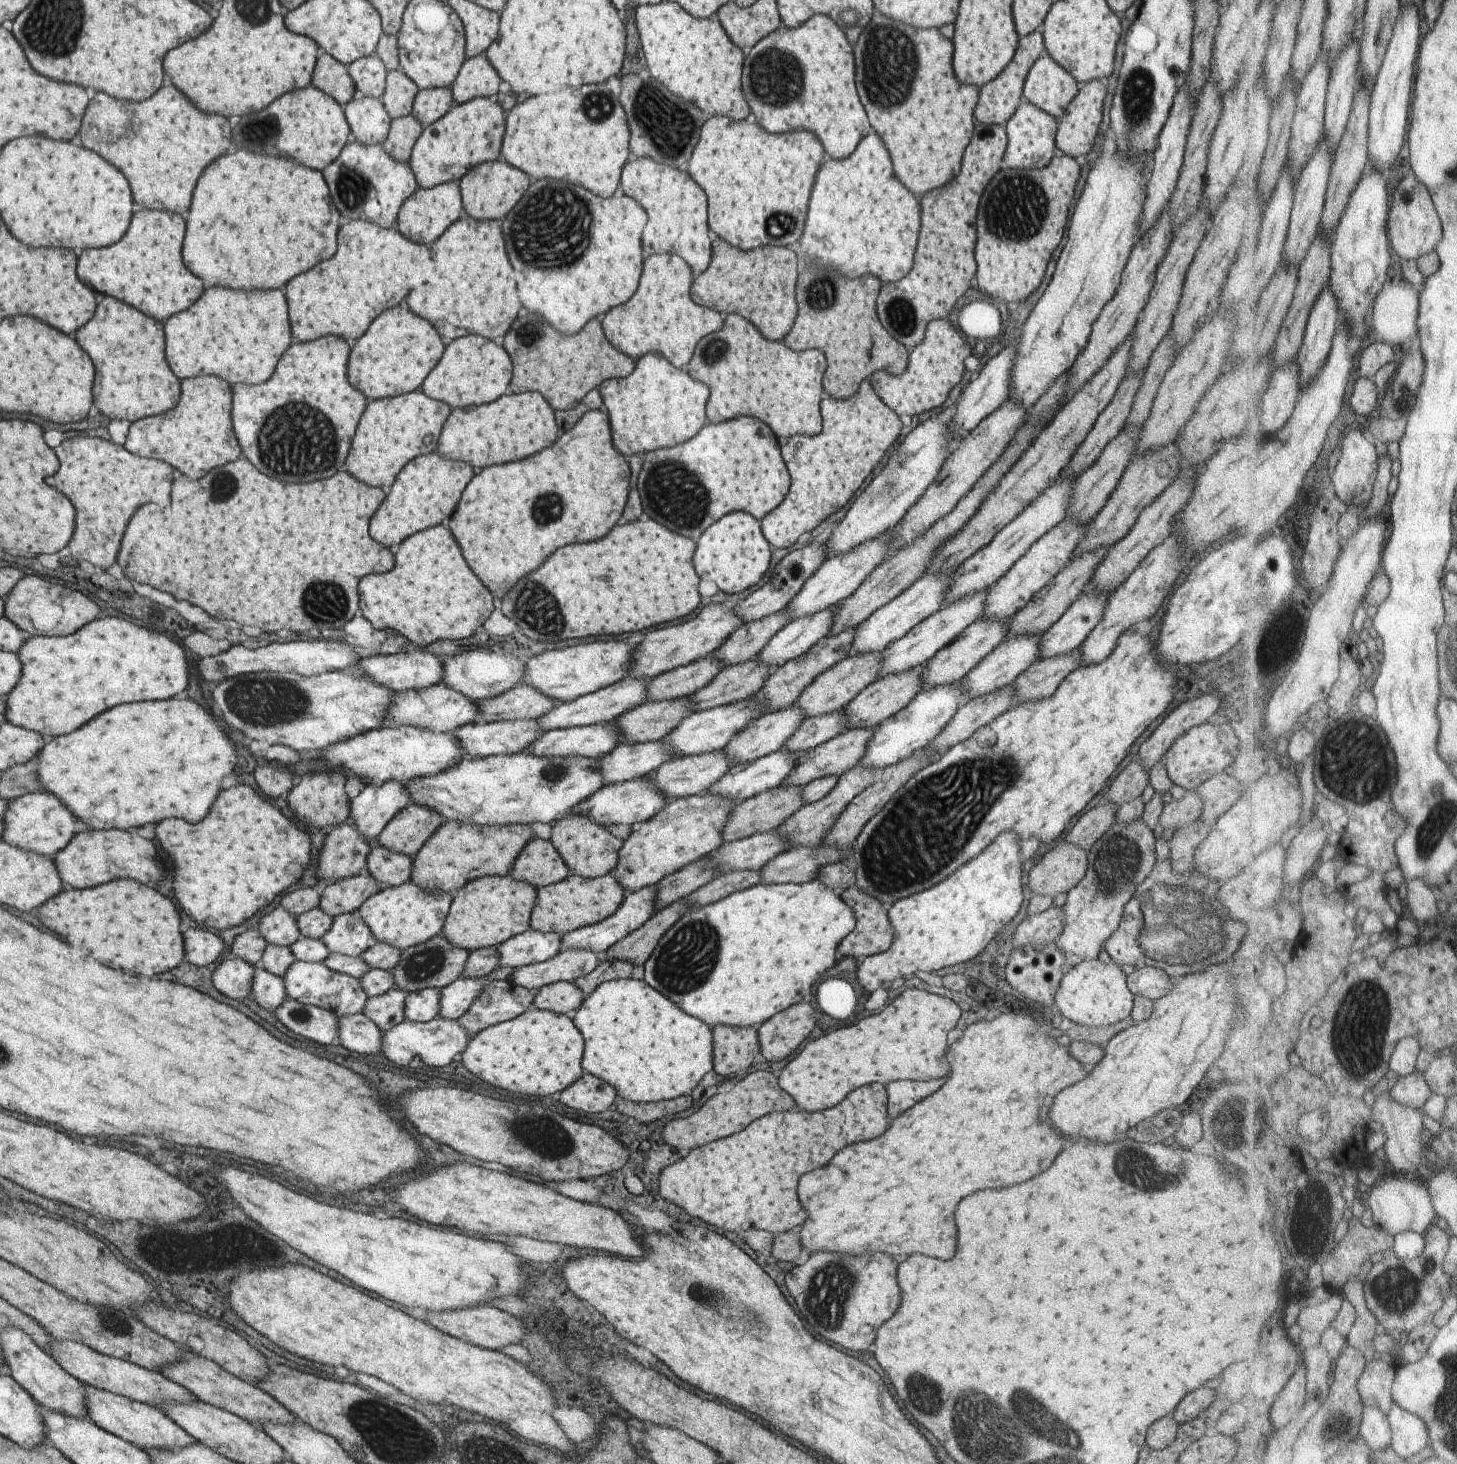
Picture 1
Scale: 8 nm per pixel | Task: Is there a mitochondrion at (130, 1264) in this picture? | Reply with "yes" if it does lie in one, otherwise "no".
no

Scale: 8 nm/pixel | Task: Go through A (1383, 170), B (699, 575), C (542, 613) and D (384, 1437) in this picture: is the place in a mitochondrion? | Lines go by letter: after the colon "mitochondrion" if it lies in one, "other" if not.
A: other
B: other
C: mitochondrion
D: mitochondrion

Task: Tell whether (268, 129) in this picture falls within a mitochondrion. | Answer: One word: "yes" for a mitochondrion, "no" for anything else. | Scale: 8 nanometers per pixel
yes

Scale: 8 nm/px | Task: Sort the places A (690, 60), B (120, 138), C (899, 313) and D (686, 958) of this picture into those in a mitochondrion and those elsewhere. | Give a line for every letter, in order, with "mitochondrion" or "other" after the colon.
A: other
B: mitochondrion
C: mitochondrion
D: mitochondrion

